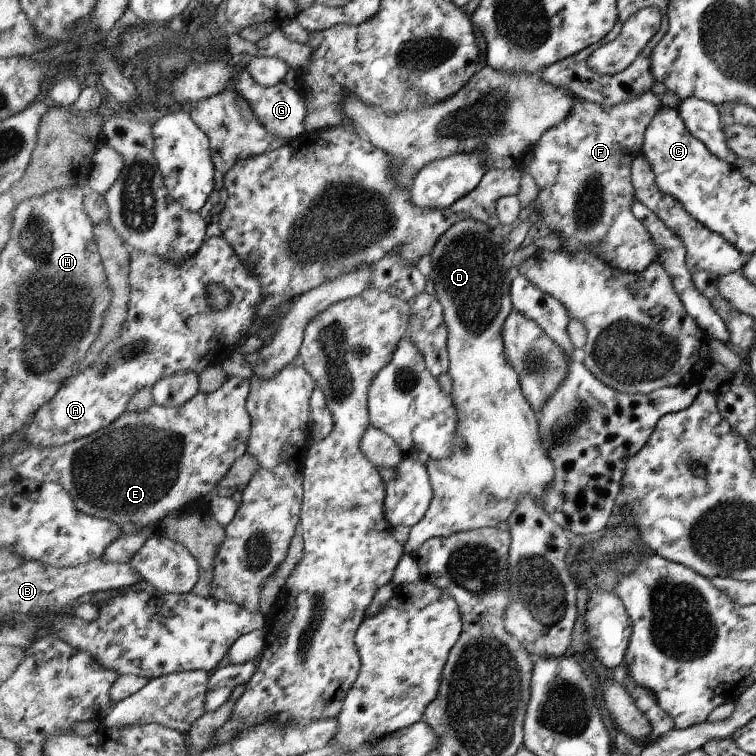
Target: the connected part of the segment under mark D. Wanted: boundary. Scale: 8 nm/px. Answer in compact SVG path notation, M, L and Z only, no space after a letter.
M461 220L450 228L439 241L437 248L430 256L434 270L428 278L436 285L436 297L444 306L445 320L449 328L449 371L452 378L454 408L460 417L460 426L454 440L453 454L444 460L430 461L425 465L428 471L433 497L424 518L411 526L409 540L404 545L405 554L412 555L420 550L430 539L454 536L458 532L468 532L479 528L496 527L507 520L518 504L526 496L532 496L544 509L546 488L554 482L557 468L550 460L541 437L541 424L536 422L536 414L530 408L529 399L520 392L518 373L506 360L504 345L505 320L512 312L510 302L510 278L496 254L502 250L504 236L502 225L488 228L477 220Z

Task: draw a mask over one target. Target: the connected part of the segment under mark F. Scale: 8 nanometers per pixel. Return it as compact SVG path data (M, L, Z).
M652 90L616 106L577 98L567 118L541 136L533 149L534 158L524 171L531 174L538 185L540 194L535 203L540 207L538 212L543 218L543 226L559 234L564 242L560 251L594 254L612 268L629 273L645 271L658 258L659 250L652 234L633 214L636 189L632 181L632 164L644 150L646 132L662 107L662 102Z

